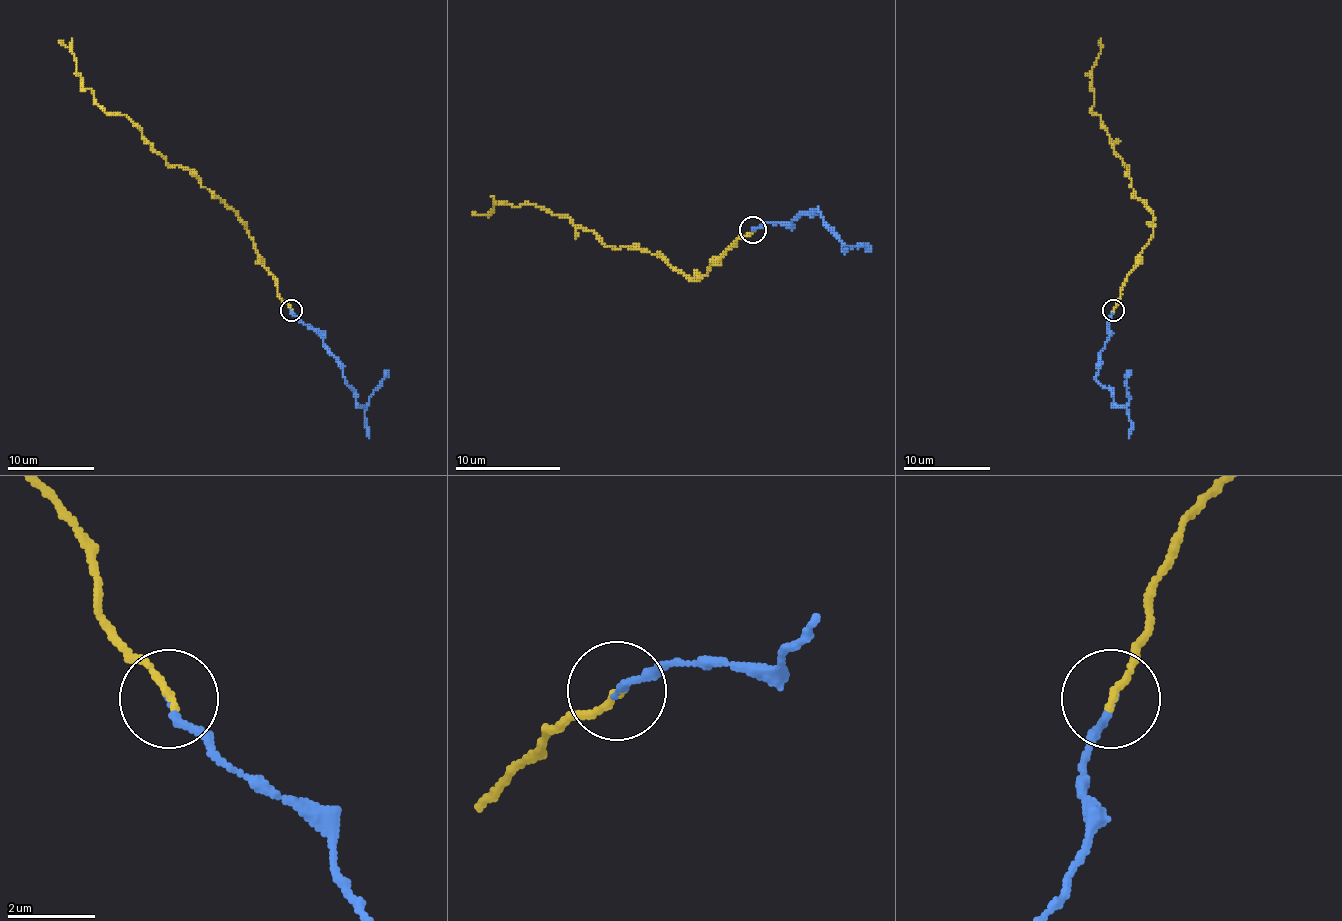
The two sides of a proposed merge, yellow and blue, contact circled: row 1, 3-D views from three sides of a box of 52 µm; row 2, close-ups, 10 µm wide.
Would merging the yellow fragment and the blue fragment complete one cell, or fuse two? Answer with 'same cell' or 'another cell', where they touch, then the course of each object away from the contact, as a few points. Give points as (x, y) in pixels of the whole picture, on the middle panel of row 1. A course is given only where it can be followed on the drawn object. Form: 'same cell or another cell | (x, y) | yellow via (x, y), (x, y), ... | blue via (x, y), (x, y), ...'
same cell | (753, 230) | yellow via (752, 230), (702, 278), (686, 278), (649, 251), (607, 246), (591, 230), (530, 204), (472, 212) | blue via (752, 230), (768, 222), (789, 225), (800, 214), (813, 214), (818, 209), (847, 249), (871, 249)

